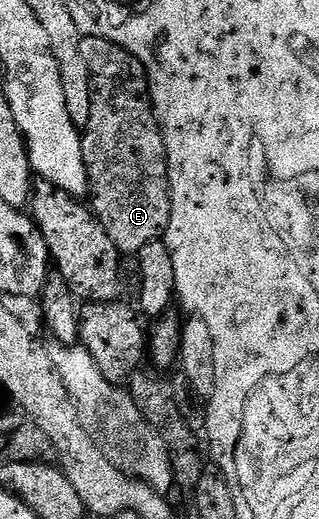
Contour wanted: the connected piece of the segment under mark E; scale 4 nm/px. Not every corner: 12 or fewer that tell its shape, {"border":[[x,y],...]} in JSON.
{"border":[[80,42],[90,207],[119,252],[170,226],[166,142],[148,74]]}

